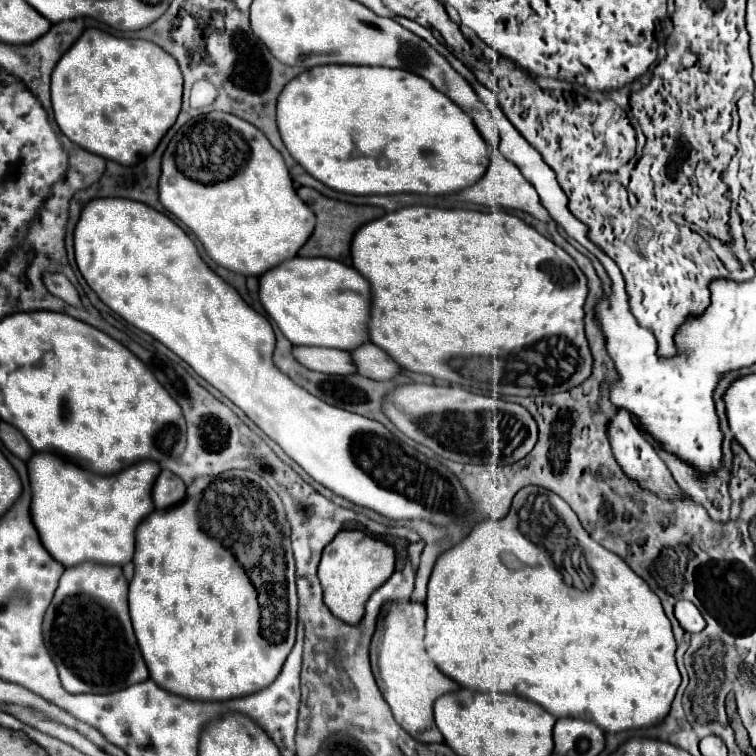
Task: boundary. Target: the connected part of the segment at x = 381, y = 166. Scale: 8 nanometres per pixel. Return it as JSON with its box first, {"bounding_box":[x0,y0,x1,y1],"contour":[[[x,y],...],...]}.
{"bounding_box":[278,65,488,195],"contour":[[[320,65],[312,67],[288,83],[278,97],[278,129],[290,155],[320,183],[334,191],[350,195],[392,195],[392,193],[420,193],[420,195],[448,195],[456,193],[480,179],[488,169],[488,145],[468,113],[452,103],[444,93],[436,91],[424,77],[404,69],[390,67],[352,67],[352,65]]]}

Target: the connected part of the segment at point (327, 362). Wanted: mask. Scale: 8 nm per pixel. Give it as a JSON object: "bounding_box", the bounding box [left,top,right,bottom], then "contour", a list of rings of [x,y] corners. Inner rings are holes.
{"bounding_box":[292,347,356,375],"contour":[[[292,347],[294,359],[308,367],[310,371],[330,373],[330,375],[352,375],[356,369],[352,367],[352,357],[348,351],[340,349],[324,349],[324,347]]]}

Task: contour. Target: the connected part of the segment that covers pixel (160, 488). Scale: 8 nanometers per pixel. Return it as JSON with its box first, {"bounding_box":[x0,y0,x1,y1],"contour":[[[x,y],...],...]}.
{"bounding_box":[152,471,186,509],"contour":[[[162,471],[152,487],[152,499],[156,509],[172,507],[186,495],[186,485],[180,477],[176,477],[172,471]]]}

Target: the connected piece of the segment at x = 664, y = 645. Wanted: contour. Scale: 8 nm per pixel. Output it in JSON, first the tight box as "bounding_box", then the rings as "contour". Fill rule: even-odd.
{"bounding_box":[426,485,680,733],"contour":[[[528,485],[524,489],[520,489],[512,501],[512,507],[508,511],[508,515],[500,521],[496,519],[484,519],[482,523],[478,523],[470,535],[466,539],[462,539],[458,545],[454,545],[452,549],[444,551],[434,565],[434,571],[430,575],[430,583],[428,583],[428,599],[426,599],[426,651],[430,655],[430,659],[438,665],[438,669],[448,675],[450,679],[454,679],[458,685],[472,689],[472,691],[496,691],[496,693],[518,693],[524,699],[530,699],[534,703],[540,703],[548,713],[552,713],[554,717],[582,717],[582,719],[590,719],[596,725],[600,725],[606,733],[618,733],[618,731],[626,731],[626,729],[640,729],[640,727],[652,727],[656,723],[660,723],[668,711],[670,711],[670,703],[676,695],[676,689],[680,685],[680,671],[676,667],[676,641],[672,635],[672,627],[670,621],[660,605],[660,599],[656,597],[656,593],[652,593],[652,589],[644,583],[644,579],[640,579],[630,567],[628,563],[618,557],[616,553],[604,549],[602,545],[598,545],[580,525],[576,513],[570,509],[570,505],[556,497],[552,491],[544,489],[544,487],[536,487],[536,485]],[[552,531],[564,531],[566,537],[574,537],[578,541],[578,547],[590,567],[590,571],[594,573],[594,581],[592,587],[568,587],[564,583],[562,573],[558,571],[558,567],[554,565],[552,553],[544,547],[544,543],[534,543],[532,537],[528,533],[552,533]]]}

